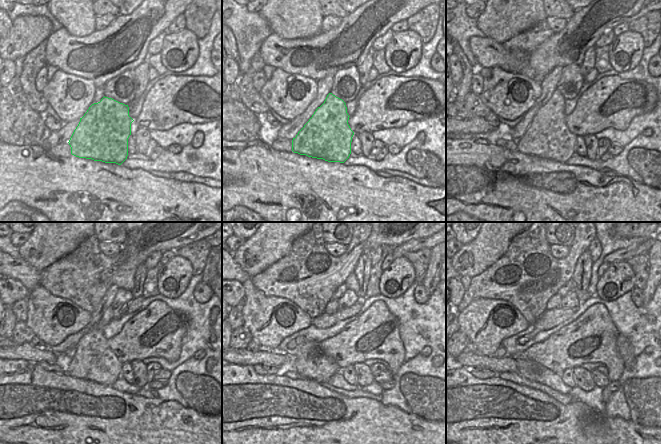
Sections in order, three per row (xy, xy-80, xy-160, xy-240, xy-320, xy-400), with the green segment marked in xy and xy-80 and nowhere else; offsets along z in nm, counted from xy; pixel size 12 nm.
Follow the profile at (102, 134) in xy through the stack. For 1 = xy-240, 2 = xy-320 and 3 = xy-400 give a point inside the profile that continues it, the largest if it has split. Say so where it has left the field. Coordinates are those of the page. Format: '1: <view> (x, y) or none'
1: xy-240 (93, 360)
2: xy-320 (310, 362)
3: xy-400 (555, 301)

